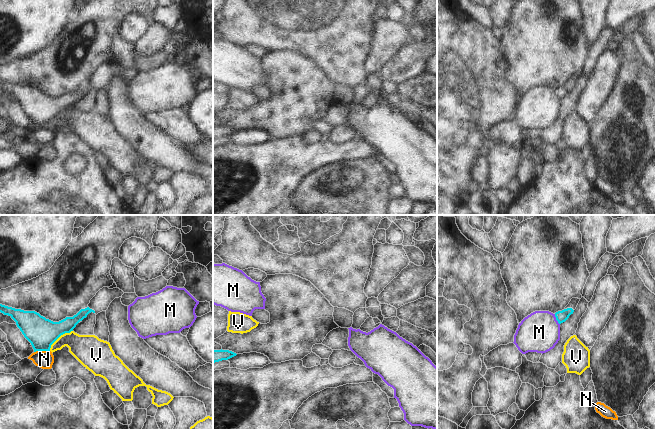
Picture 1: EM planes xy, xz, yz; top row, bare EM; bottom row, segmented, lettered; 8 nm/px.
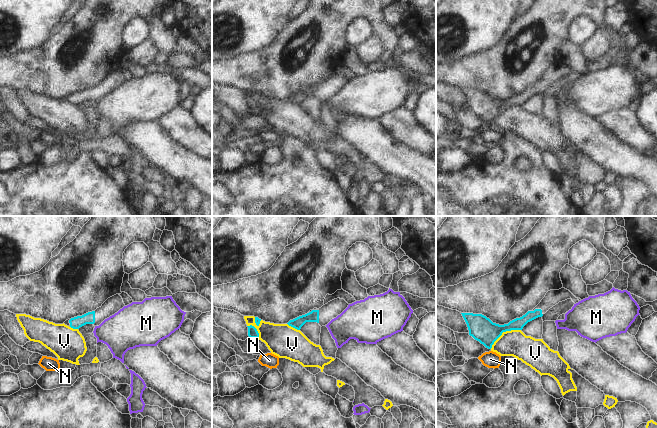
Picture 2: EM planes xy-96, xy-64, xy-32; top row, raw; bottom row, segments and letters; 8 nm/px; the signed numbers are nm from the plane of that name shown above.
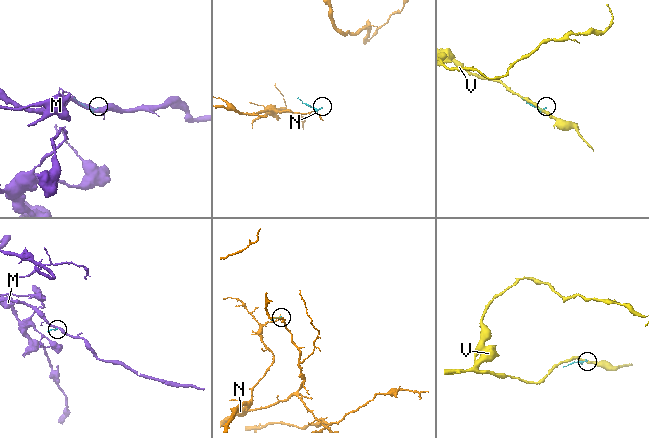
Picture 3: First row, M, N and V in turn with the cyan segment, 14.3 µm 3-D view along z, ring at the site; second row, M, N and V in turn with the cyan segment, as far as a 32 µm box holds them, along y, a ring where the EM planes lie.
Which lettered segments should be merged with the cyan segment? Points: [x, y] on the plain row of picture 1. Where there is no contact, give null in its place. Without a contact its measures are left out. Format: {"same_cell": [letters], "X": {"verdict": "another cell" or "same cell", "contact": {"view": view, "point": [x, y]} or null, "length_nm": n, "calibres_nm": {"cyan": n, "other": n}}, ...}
{"same_cell": [], "M": {"verdict": "another cell", "contact": {"view": "yz", "point": [556, 95]}, "length_nm": 100, "calibres_nm": {"cyan": 100, "other": 320}}, "N": {"verdict": "another cell", "contact": {"view": "xy", "point": [41, 126]}, "length_nm": 130, "calibres_nm": {"cyan": 240, "other": 140}}, "V": {"verdict": "another cell", "contact": {"view": "xy", "point": [59, 112]}, "length_nm": 260, "calibres_nm": {"cyan": 240, "other": 240}}}

